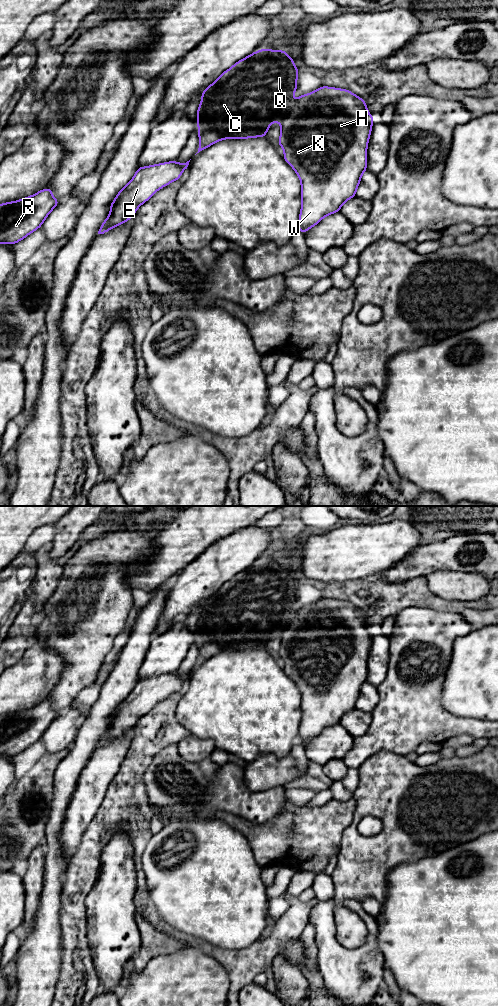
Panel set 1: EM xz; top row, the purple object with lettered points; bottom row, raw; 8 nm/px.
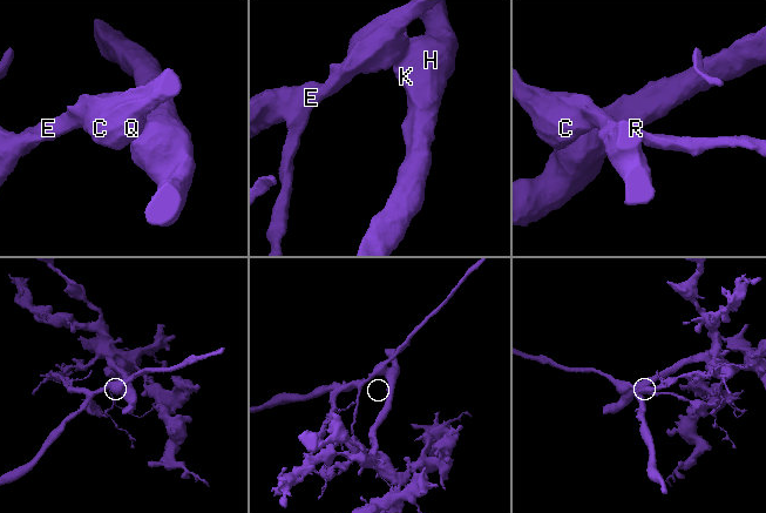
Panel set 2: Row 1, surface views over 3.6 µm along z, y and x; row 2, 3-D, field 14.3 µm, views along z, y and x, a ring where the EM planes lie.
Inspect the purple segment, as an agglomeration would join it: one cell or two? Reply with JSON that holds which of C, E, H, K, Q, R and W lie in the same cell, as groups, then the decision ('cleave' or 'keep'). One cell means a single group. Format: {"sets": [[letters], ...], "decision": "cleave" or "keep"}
{"sets": [["C", "E", "Q", "R"], ["H", "K", "W"]], "decision": "cleave"}

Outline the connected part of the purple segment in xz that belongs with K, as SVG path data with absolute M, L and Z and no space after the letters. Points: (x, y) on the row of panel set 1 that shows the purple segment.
M321 86L301 95L281 124L278 145L284 149L284 160L295 170L301 181L301 212L297 231L306 231L318 224L325 216L340 212L341 206L356 197L362 174L367 170L367 146L374 118L367 111L367 103L351 91Z

